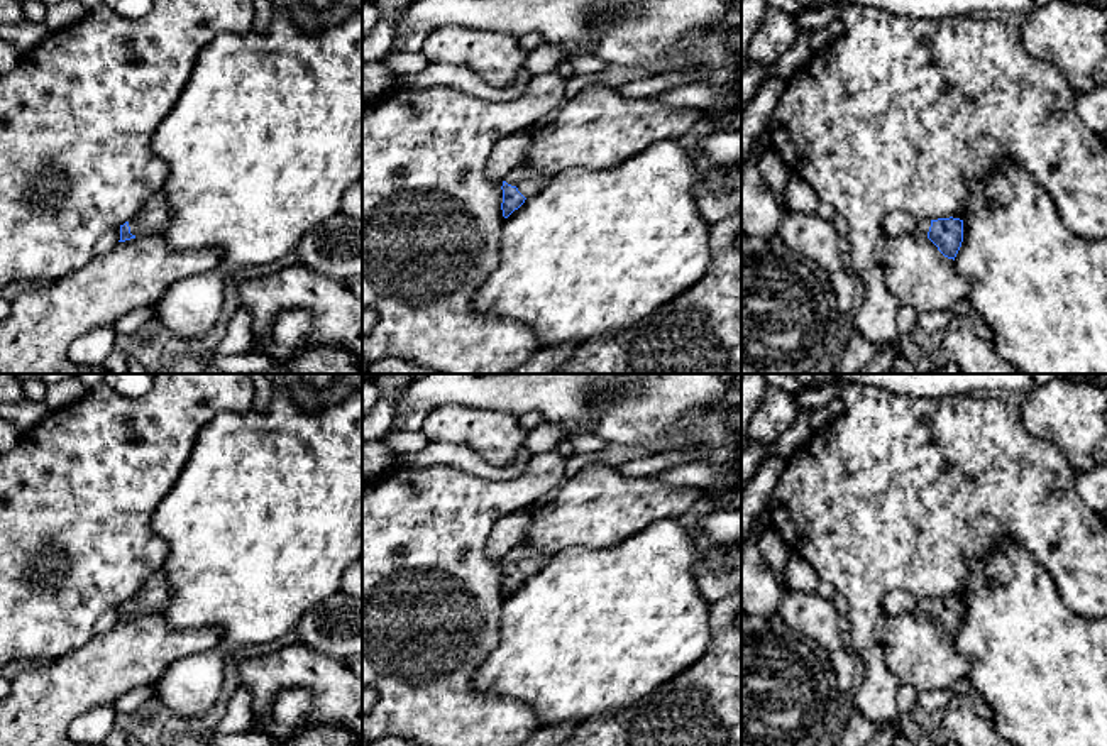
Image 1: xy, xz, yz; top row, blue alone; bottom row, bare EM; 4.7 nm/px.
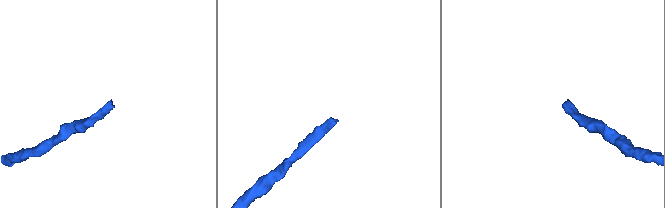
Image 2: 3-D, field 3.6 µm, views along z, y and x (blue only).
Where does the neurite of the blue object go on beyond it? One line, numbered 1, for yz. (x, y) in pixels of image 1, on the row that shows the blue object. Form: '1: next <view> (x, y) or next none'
1: next yz (925, 225)

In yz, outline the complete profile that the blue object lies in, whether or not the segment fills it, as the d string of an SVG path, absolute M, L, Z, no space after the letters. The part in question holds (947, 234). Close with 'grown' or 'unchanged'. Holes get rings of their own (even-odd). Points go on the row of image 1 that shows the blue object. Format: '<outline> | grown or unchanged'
M950 217L917 222L919 232L926 235L945 257L955 261L963 242L963 220Z | grown

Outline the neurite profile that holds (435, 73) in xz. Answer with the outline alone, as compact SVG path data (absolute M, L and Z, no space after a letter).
M430 63L421 71L411 74L396 74L391 88L432 88L432 86L452 86L459 88L476 98L487 101L501 101L509 98L511 91L491 86L479 74L467 68L455 68L445 63Z

